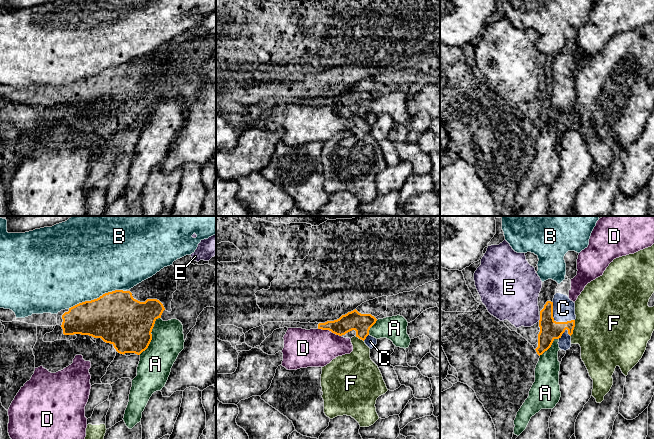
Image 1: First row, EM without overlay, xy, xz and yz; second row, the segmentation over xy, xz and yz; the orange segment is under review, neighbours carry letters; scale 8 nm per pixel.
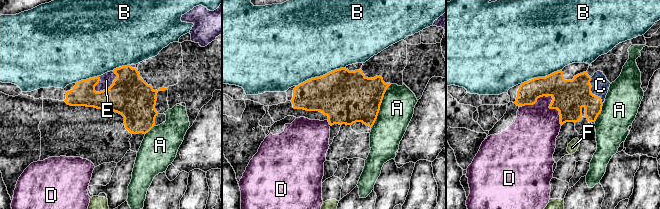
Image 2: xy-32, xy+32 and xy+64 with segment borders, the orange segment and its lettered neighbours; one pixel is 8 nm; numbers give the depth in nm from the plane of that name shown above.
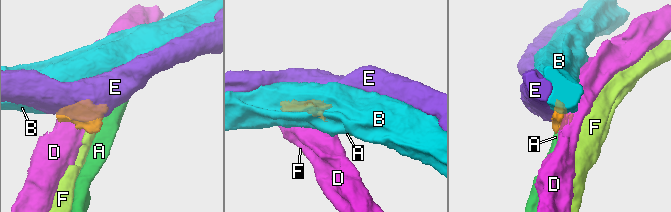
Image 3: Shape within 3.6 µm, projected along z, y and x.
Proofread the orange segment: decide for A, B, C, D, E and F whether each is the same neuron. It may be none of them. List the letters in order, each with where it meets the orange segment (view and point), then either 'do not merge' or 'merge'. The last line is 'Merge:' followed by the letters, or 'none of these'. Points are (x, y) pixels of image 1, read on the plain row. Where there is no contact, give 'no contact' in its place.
A: contact xy (151, 112); do not merge
B: contact xy (97, 74); do not merge
C: contact yz (555, 97); merge
D: contact xz (330, 106); do not merge
E: contact yz (540, 94); do not merge
F: contact yz (573, 104); do not merge
Merge: C

